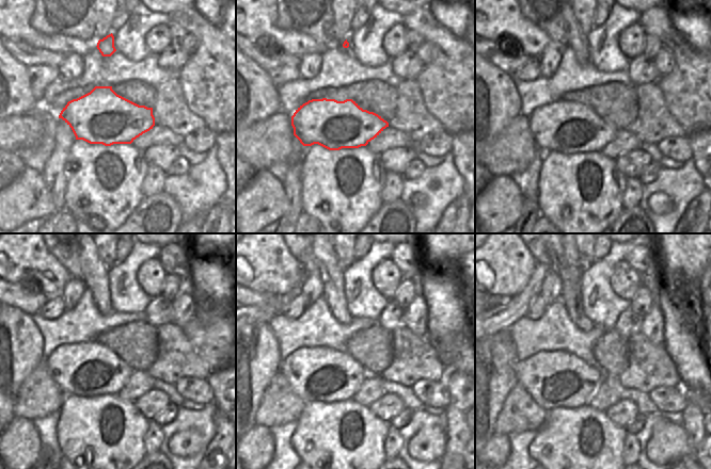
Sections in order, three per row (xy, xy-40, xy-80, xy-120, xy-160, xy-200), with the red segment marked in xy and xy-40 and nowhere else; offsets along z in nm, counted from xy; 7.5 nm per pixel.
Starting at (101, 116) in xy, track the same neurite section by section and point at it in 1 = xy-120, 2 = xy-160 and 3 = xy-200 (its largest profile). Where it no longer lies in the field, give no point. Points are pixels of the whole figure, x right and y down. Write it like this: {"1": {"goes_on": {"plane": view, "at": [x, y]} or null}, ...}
{"1": {"goes_on": {"plane": "xy-120", "at": [88, 369]}}, "2": {"goes_on": {"plane": "xy-160", "at": [316, 374]}}, "3": {"goes_on": {"plane": "xy-200", "at": [554, 378]}}}

